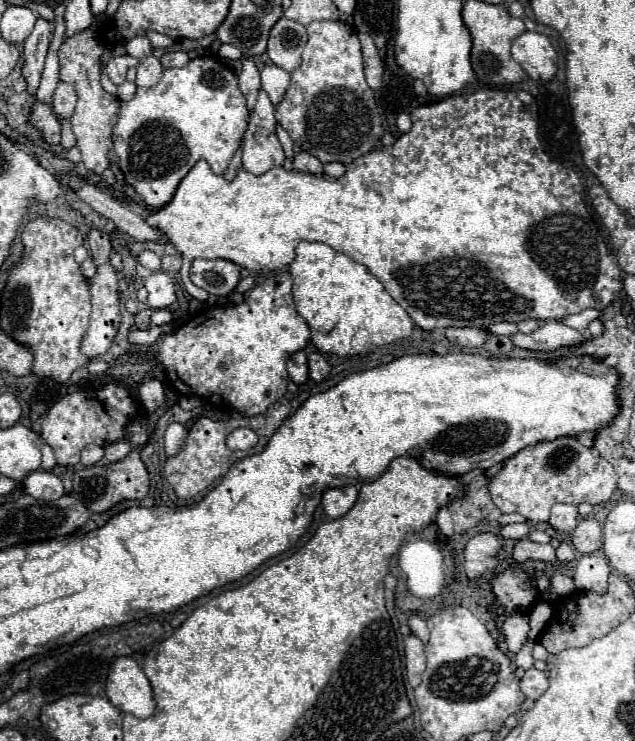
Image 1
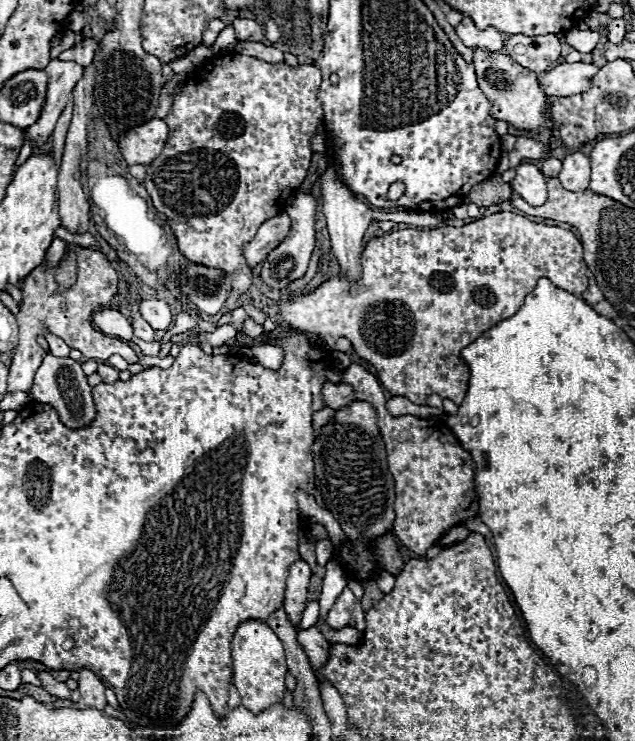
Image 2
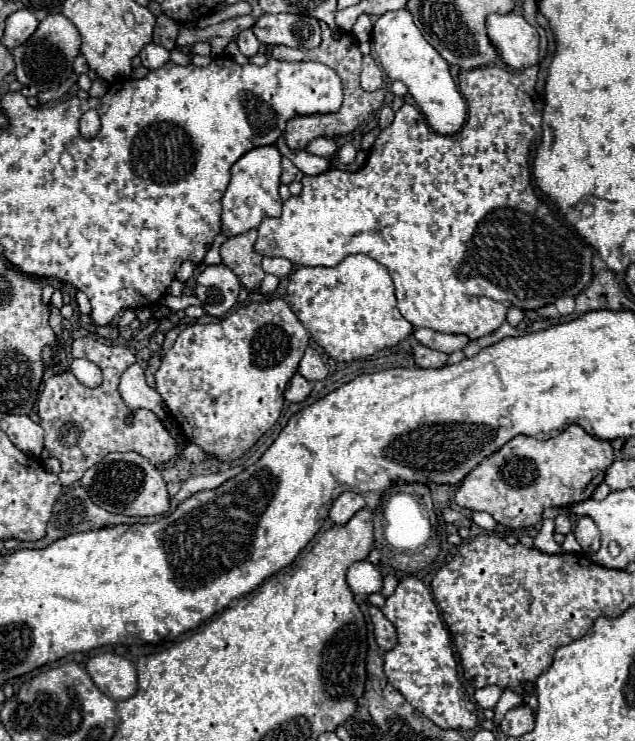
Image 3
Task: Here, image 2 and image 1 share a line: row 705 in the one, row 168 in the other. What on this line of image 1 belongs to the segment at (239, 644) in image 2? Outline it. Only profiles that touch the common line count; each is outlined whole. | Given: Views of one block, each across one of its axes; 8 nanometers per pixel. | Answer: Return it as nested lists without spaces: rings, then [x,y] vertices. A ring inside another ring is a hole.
[[[260,90],[258,102],[250,114],[250,124],[242,140],[242,168],[254,176],[266,174],[274,166],[284,164],[284,150],[276,136],[274,104]]]

